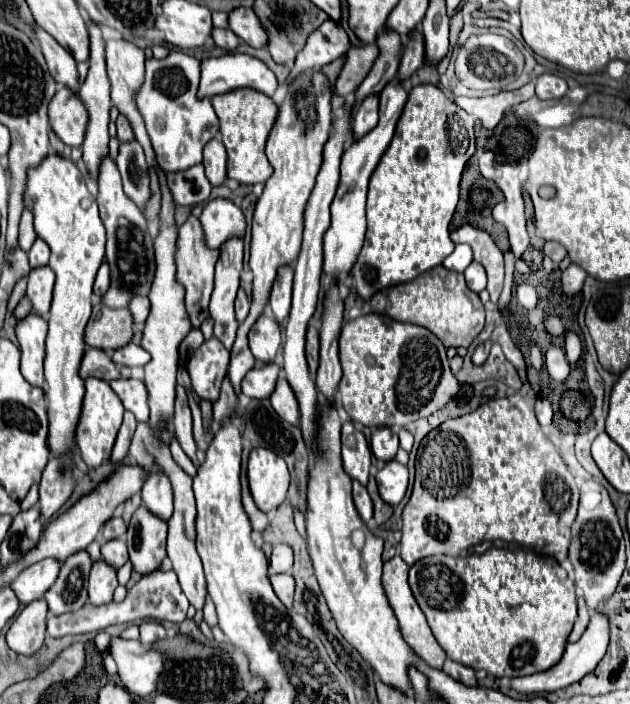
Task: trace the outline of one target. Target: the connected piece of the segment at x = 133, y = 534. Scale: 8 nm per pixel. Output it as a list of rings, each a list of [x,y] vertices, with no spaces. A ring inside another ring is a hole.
[[[141,506],[129,522],[125,542],[133,568],[141,576],[151,574],[159,568],[159,564],[163,564],[167,556],[167,524]]]

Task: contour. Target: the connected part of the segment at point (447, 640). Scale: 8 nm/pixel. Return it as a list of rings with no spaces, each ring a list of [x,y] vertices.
[[[489,548],[485,554],[457,558],[423,558],[411,566],[409,586],[447,658],[473,670],[485,670],[497,678],[527,676],[557,664],[577,618],[578,594],[582,594],[575,584],[573,564],[568,556],[562,562],[557,562],[551,556],[541,556],[531,550],[523,552],[505,548]]]

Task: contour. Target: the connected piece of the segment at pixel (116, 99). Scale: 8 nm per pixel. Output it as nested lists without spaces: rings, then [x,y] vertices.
[[[109,38],[107,44],[105,44],[105,52],[107,52],[107,76],[111,80],[111,100],[119,108],[119,112],[125,114],[131,120],[131,126],[135,128],[135,138],[141,142],[149,166],[153,166],[153,164],[157,164],[155,162],[155,152],[153,152],[149,136],[147,136],[147,132],[143,128],[143,118],[139,116],[137,106],[135,106],[135,92],[143,84],[143,74],[145,74],[145,68],[143,68],[145,54],[143,54],[143,50],[139,46],[135,46],[127,38]]]

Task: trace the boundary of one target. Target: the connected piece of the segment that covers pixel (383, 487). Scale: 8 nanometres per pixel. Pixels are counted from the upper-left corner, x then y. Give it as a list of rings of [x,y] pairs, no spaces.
[[[397,460],[387,462],[379,472],[377,472],[377,486],[381,498],[395,506],[403,500],[405,490],[408,487],[409,471],[407,466],[399,464]]]

